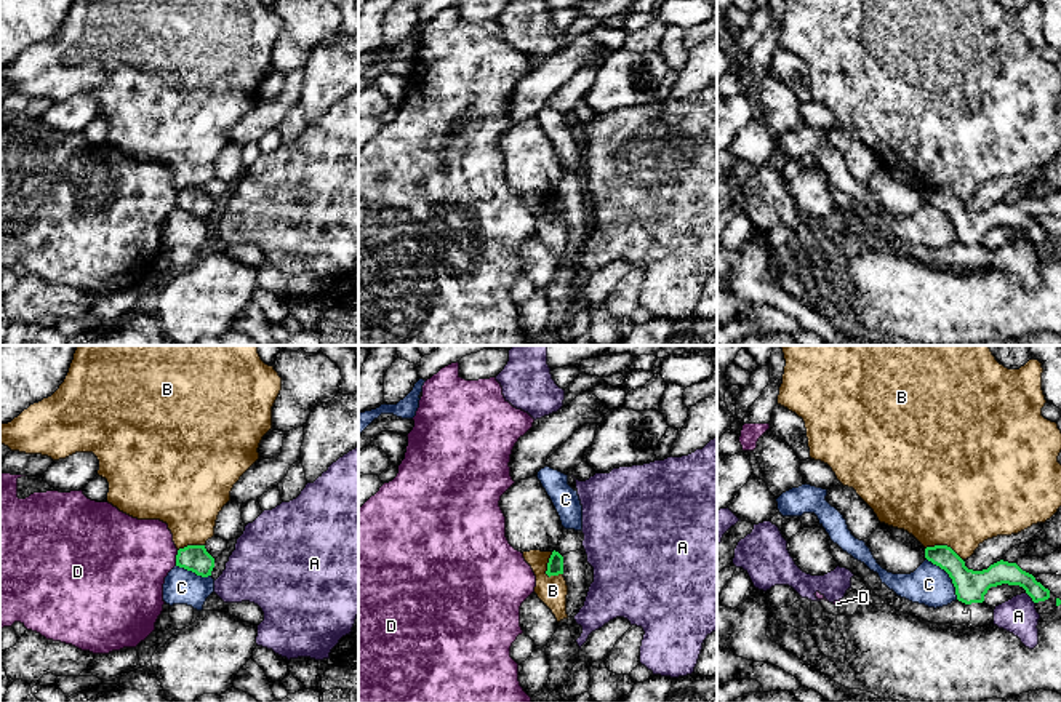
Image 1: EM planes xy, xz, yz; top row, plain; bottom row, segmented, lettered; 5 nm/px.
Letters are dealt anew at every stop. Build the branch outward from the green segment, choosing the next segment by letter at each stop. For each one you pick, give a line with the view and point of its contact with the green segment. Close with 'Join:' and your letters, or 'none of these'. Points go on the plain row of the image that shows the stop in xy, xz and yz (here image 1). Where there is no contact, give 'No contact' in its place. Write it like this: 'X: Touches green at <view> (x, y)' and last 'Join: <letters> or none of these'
Join: none of these

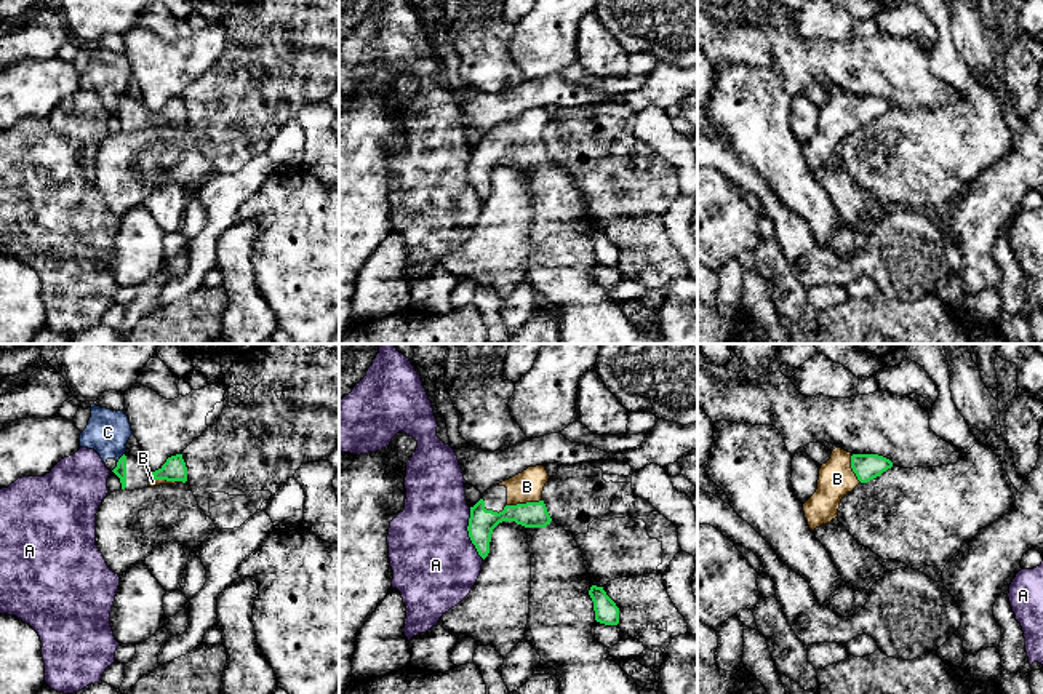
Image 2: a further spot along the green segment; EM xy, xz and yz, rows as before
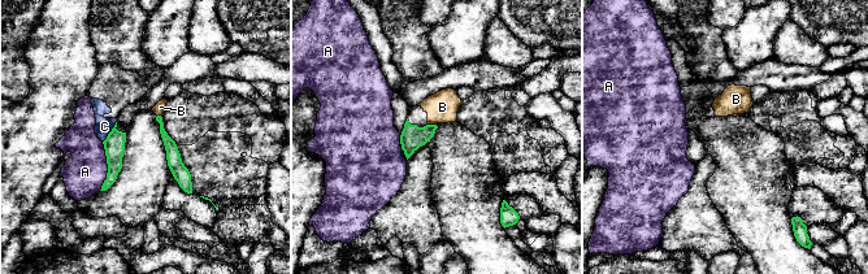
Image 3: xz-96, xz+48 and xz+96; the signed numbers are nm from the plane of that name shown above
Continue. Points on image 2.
B: Touches green at xy (167, 122)
Join: B

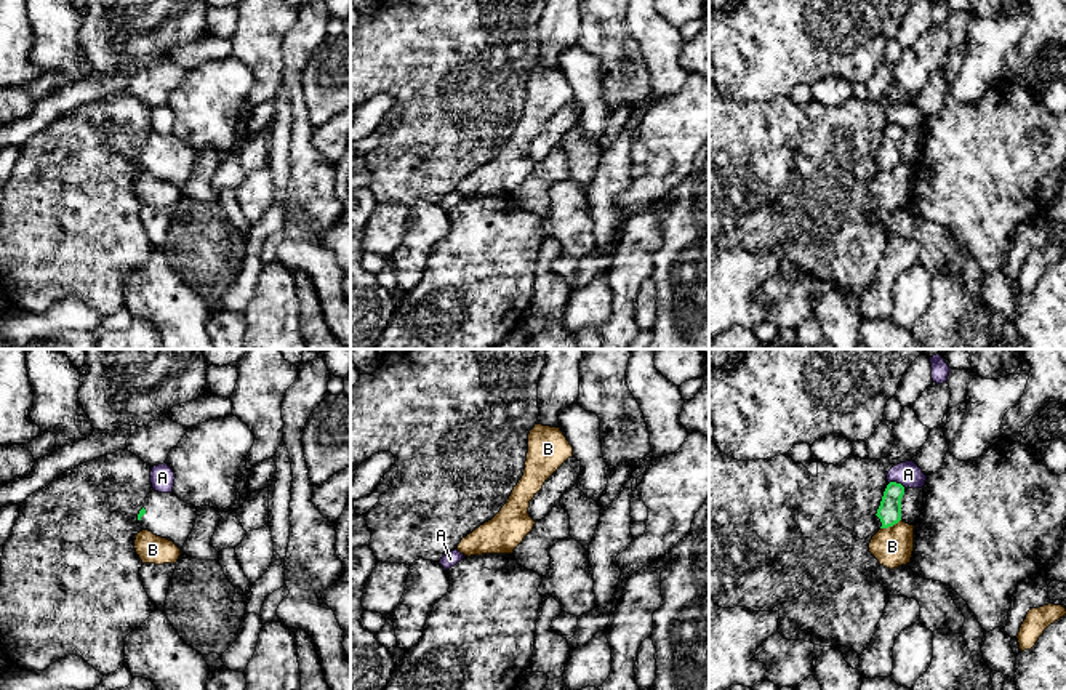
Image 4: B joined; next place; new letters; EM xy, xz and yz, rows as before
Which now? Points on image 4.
Join: none of these

